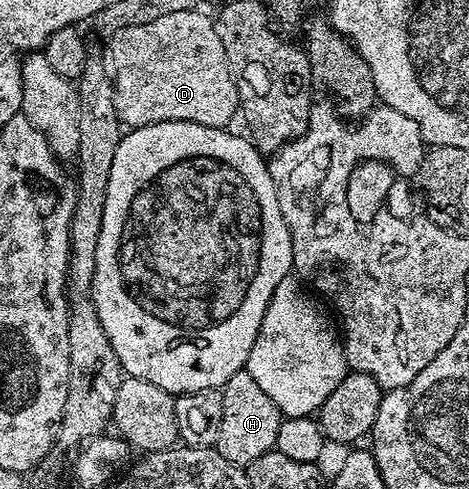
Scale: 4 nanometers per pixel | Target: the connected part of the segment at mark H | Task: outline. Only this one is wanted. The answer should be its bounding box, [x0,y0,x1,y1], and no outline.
[215,369,283,467]

